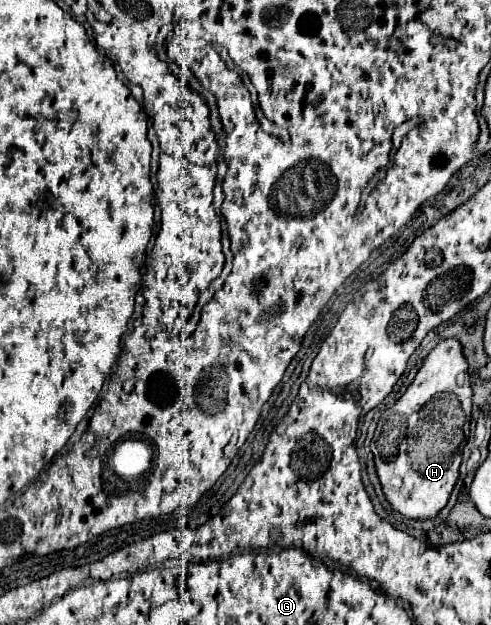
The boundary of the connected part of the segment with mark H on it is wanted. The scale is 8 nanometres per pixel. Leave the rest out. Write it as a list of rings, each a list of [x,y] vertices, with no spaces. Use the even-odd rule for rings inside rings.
[[[451,337],[427,355],[407,391],[377,421],[371,439],[375,469],[387,501],[401,515],[427,519],[445,507],[459,477],[465,429],[471,421],[471,397],[467,359],[461,343]]]

